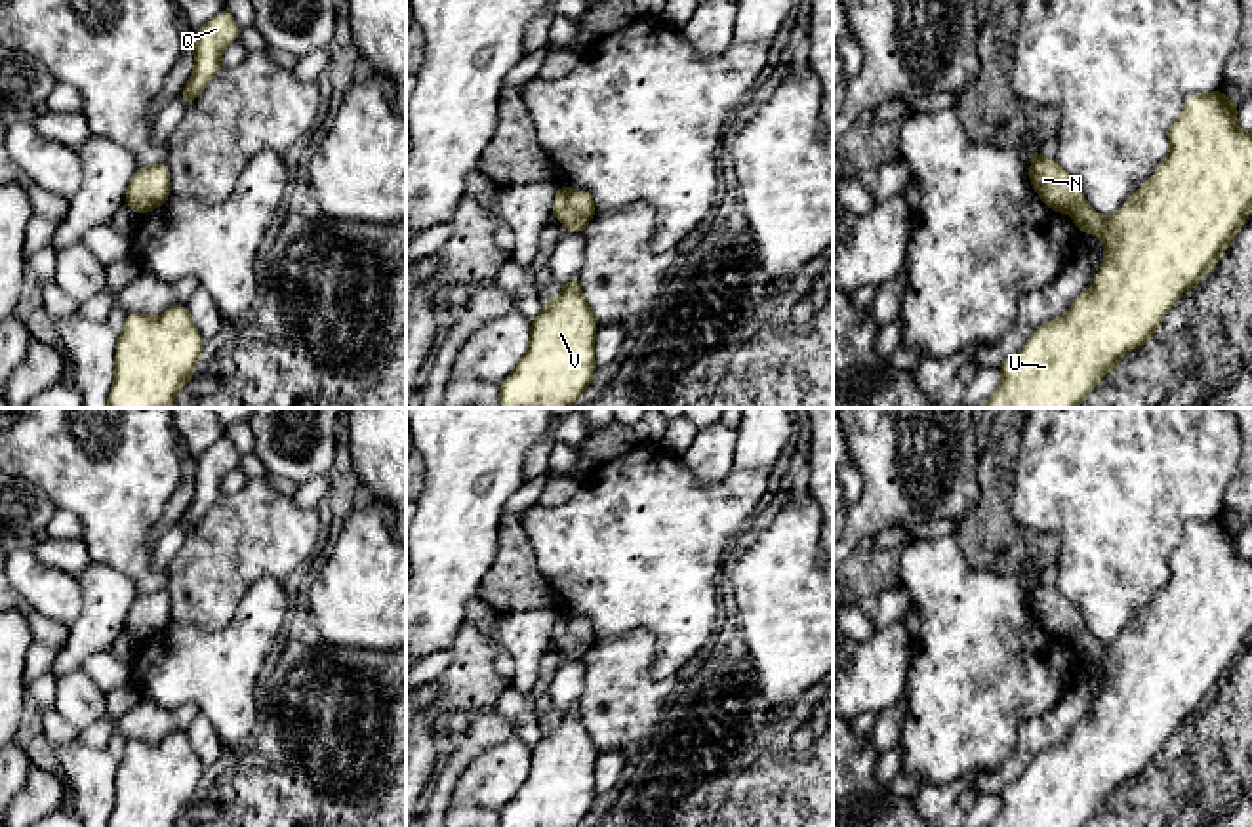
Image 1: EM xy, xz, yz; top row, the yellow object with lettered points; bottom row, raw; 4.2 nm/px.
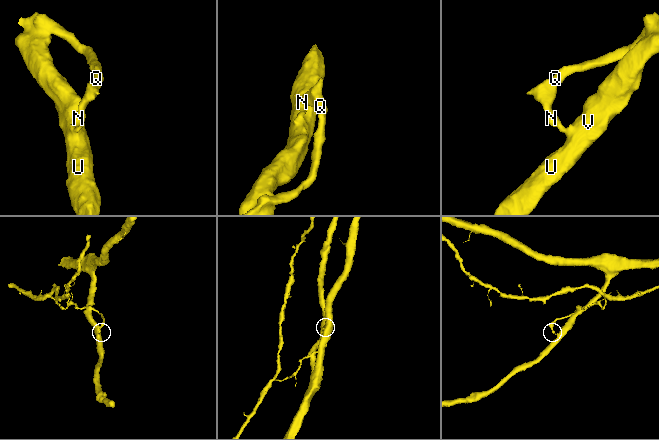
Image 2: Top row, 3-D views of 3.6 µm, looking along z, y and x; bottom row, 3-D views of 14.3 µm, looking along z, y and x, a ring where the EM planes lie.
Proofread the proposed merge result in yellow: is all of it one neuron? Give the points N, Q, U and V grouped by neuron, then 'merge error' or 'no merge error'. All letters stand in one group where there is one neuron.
groups N Q / U V; merge error

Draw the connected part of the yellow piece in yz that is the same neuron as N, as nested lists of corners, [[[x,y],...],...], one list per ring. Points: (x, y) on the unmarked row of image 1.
[[[1040,577],[1035,579],[1027,602],[1035,614],[1035,619],[1048,635],[1060,640],[1069,640],[1065,636],[1065,614],[1069,610],[1077,617],[1080,617],[1080,614],[1056,587],[1044,585]]]

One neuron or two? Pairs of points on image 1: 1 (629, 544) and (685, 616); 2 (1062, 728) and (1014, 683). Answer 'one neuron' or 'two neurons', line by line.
1: one neuron
2: two neurons

